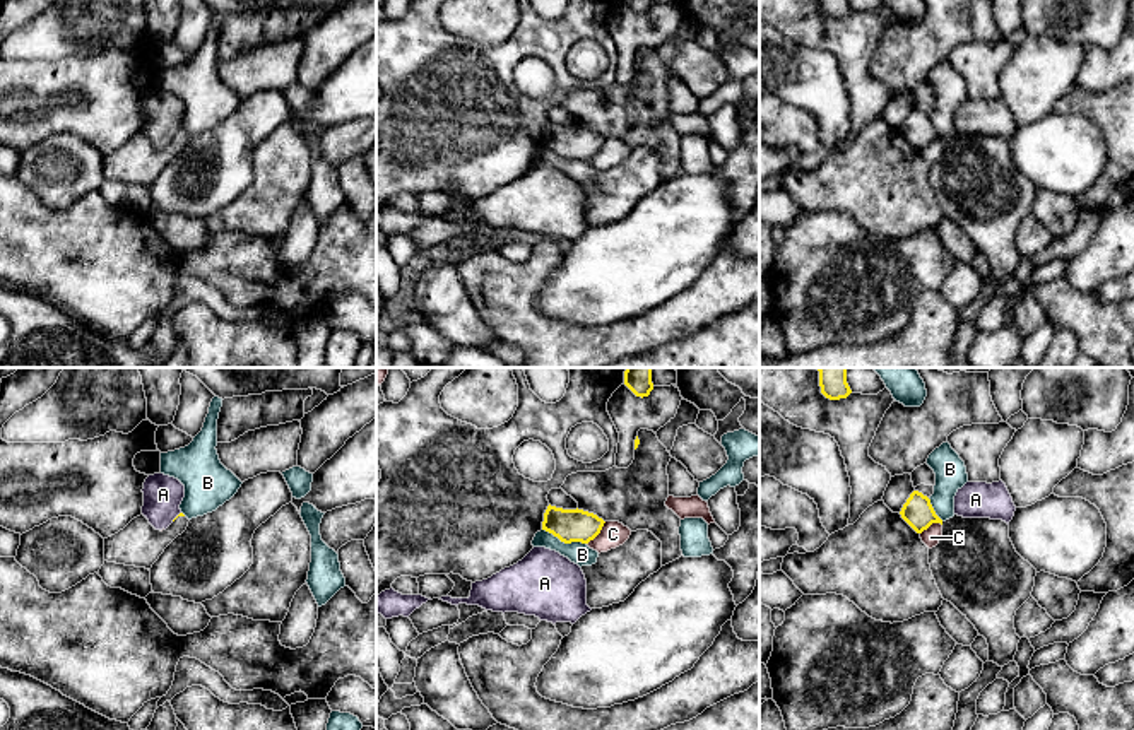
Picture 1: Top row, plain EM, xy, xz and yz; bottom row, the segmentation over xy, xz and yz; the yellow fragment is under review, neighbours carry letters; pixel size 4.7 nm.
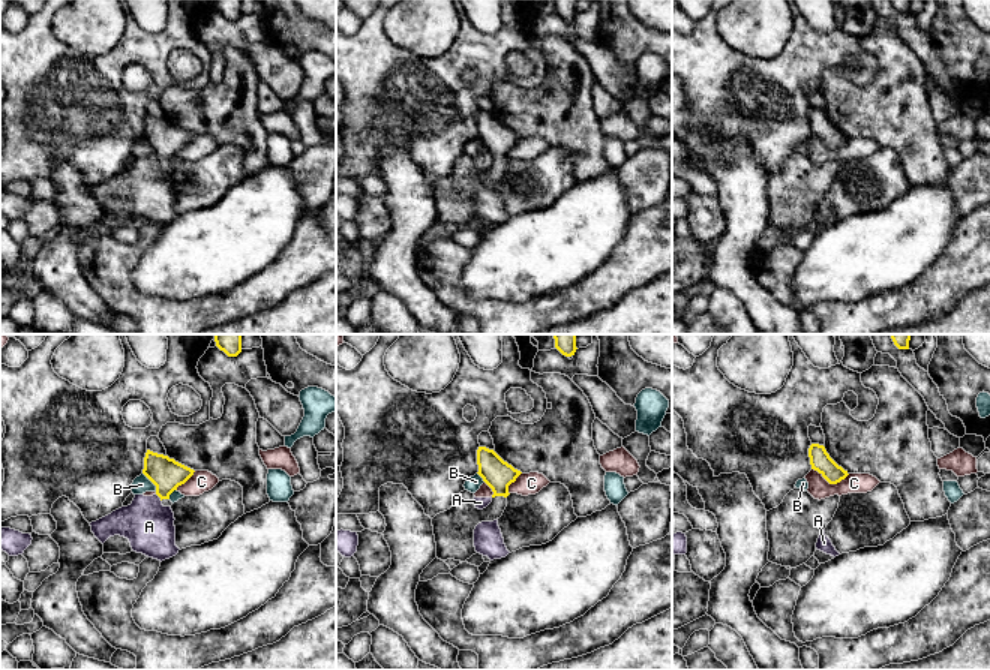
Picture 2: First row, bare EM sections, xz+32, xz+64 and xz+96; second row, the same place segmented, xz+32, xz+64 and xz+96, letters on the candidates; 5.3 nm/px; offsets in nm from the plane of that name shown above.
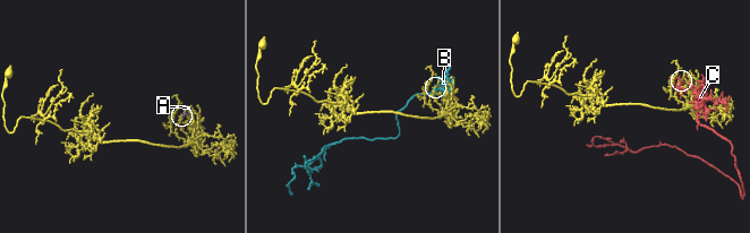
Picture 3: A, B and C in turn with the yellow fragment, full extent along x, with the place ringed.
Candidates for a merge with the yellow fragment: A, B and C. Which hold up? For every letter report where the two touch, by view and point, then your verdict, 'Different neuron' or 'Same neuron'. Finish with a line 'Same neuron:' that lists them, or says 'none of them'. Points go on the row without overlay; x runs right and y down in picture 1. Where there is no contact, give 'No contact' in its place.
A: Touches yellow at xy (177, 134). Different neuron
B: Touches yellow at xz (565, 159). Different neuron
C: Touches yellow at xz (597, 151). Different neuron
Same neuron: none of them

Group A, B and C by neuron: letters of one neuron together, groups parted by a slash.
A C / B

